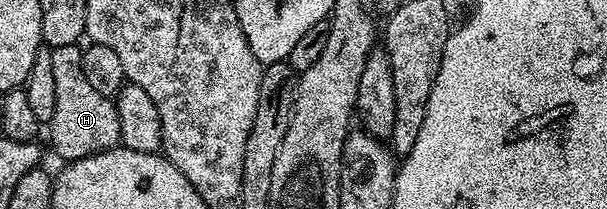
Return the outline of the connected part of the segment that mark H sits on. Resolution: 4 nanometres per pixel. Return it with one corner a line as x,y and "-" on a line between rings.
76,43
59,45
51,50
51,66
55,69
55,117
47,125
49,143
61,161
82,159
110,151
121,142
117,104
110,96
98,93
83,77
82,48

